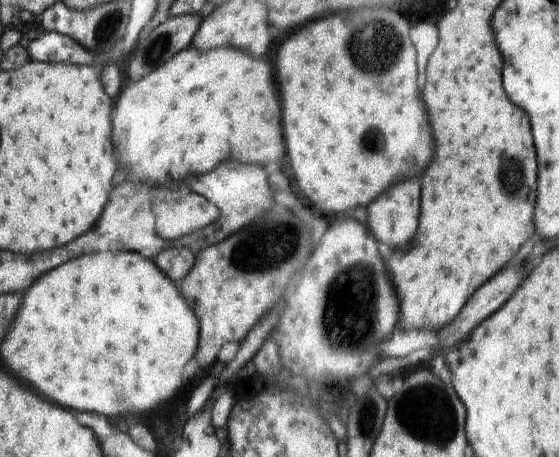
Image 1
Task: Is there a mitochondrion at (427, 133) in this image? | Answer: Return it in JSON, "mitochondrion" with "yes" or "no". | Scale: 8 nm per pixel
{"mitochondrion":"no"}

